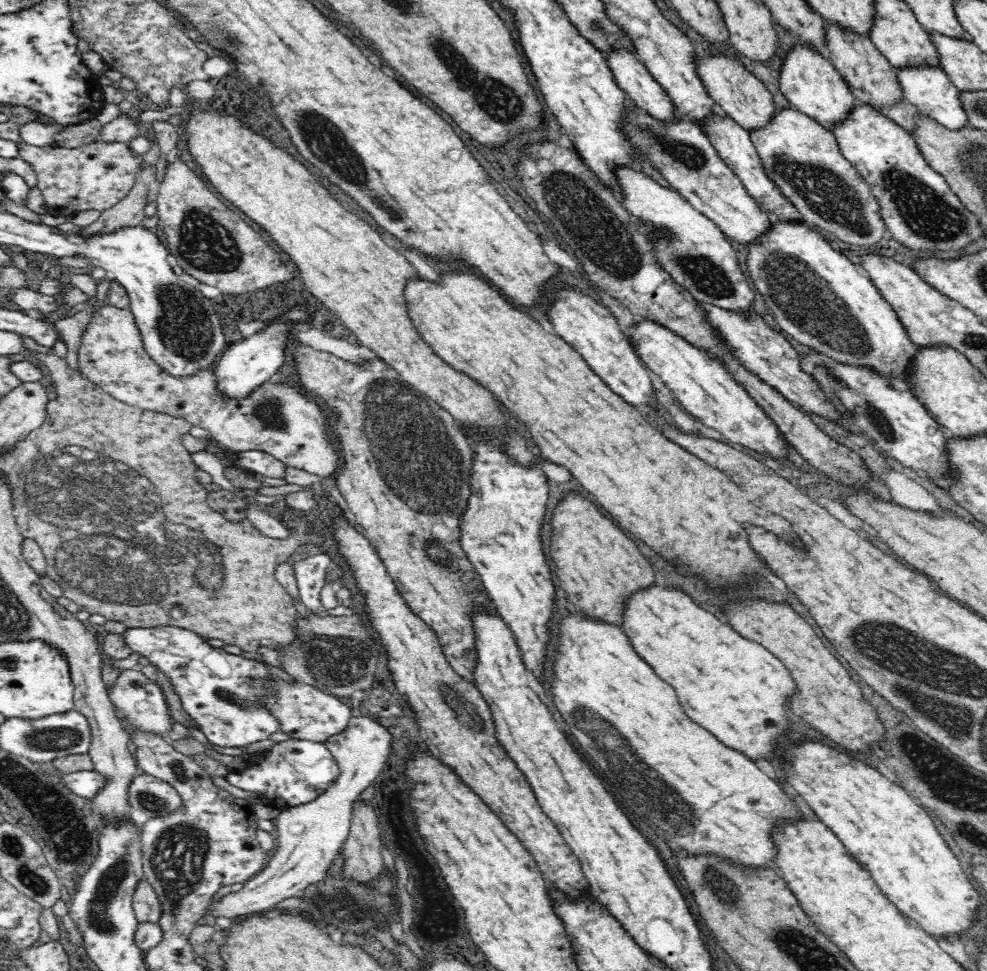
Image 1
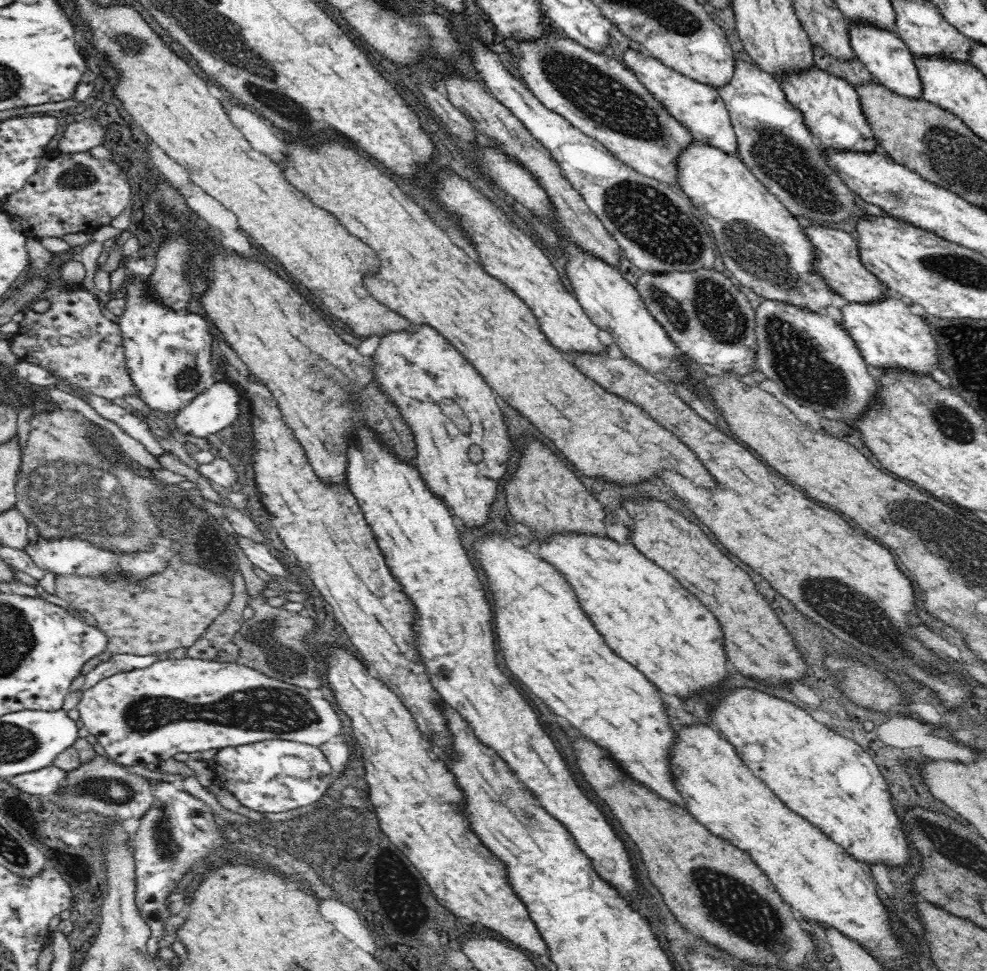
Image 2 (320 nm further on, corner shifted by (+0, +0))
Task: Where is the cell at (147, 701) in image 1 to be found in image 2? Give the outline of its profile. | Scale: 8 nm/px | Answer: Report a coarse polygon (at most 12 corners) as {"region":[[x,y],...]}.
{"region":[[234,662],[103,678],[79,723],[129,767],[342,720],[312,690]]}

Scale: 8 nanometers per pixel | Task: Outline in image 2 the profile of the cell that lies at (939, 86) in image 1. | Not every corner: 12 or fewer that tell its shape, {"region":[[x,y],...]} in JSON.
{"region":[[850,22],[852,53],[876,82],[920,99],[914,56],[895,32]]}

